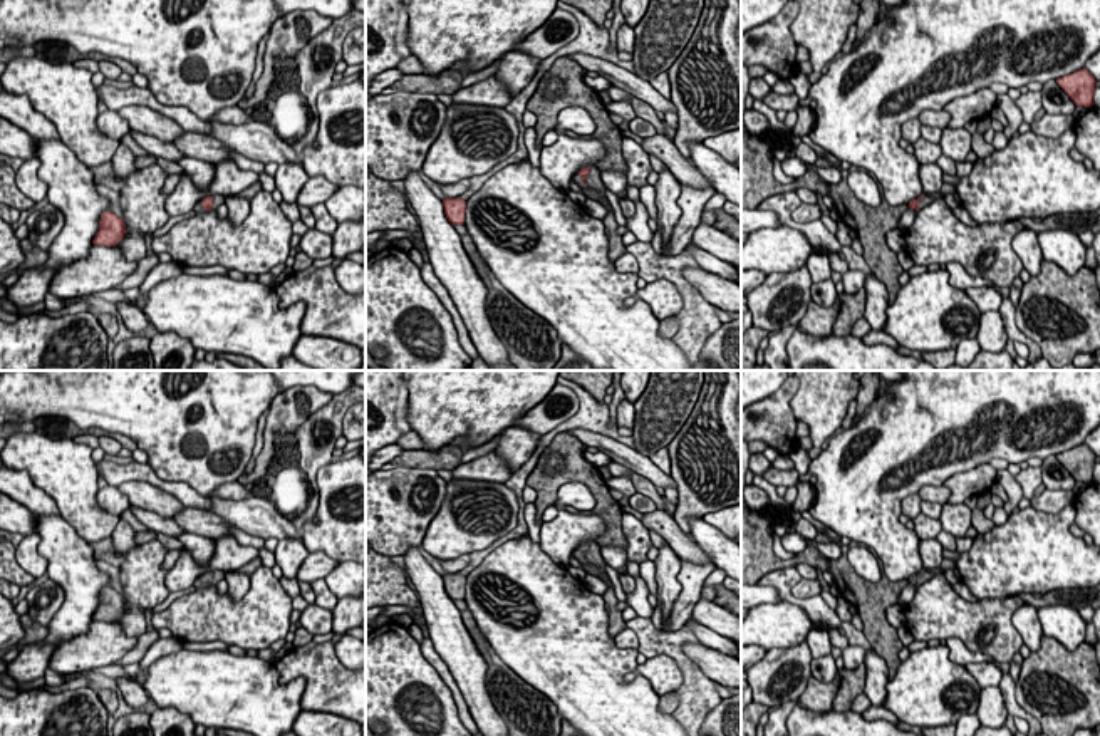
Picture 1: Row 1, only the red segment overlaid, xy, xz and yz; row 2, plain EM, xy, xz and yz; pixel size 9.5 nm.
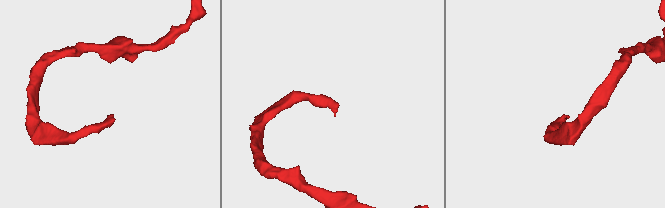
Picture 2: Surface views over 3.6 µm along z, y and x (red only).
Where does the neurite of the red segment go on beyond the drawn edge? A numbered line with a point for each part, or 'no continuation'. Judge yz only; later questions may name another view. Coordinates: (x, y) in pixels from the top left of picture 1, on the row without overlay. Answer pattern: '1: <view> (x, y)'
no continuation

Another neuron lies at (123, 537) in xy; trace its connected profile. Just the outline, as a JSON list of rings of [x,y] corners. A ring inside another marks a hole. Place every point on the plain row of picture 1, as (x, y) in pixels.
[[[119,520],[111,535],[114,552],[121,555],[134,548],[136,547],[134,535],[136,535],[134,528],[126,520]]]

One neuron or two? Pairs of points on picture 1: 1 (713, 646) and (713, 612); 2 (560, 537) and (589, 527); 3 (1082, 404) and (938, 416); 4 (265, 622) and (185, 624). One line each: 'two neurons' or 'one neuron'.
1: one neuron
2: one neuron
3: one neuron
4: one neuron

